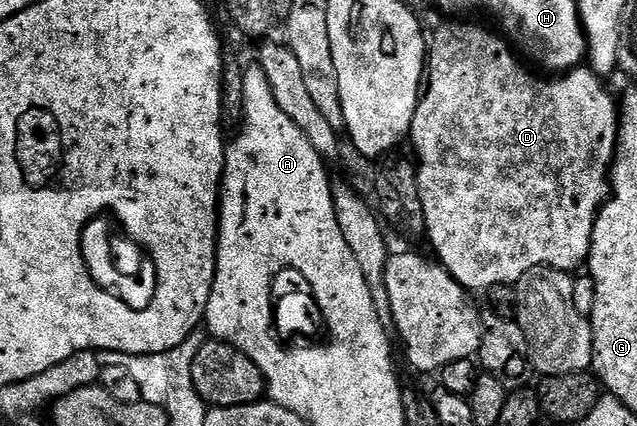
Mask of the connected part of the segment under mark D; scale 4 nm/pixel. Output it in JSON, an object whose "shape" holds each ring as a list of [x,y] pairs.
{"shape":[[[449,22],[434,32],[427,46],[427,85],[420,95],[417,111],[413,117],[411,143],[417,153],[415,165],[419,180],[419,200],[423,200],[425,234],[433,245],[432,253],[445,271],[464,286],[466,291],[489,290],[492,286],[516,284],[527,272],[540,266],[556,270],[577,272],[589,261],[591,236],[595,220],[611,193],[611,167],[617,153],[617,128],[619,125],[619,102],[609,95],[602,75],[591,68],[578,68],[560,76],[536,78],[519,59],[514,47],[500,33],[492,34],[473,22]]]}

